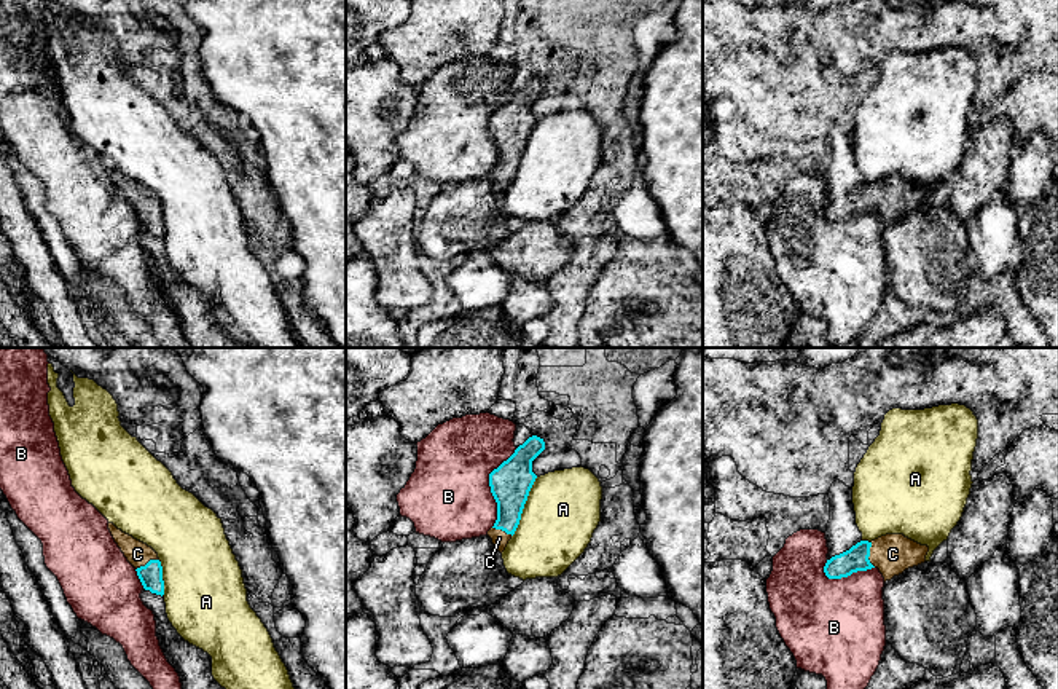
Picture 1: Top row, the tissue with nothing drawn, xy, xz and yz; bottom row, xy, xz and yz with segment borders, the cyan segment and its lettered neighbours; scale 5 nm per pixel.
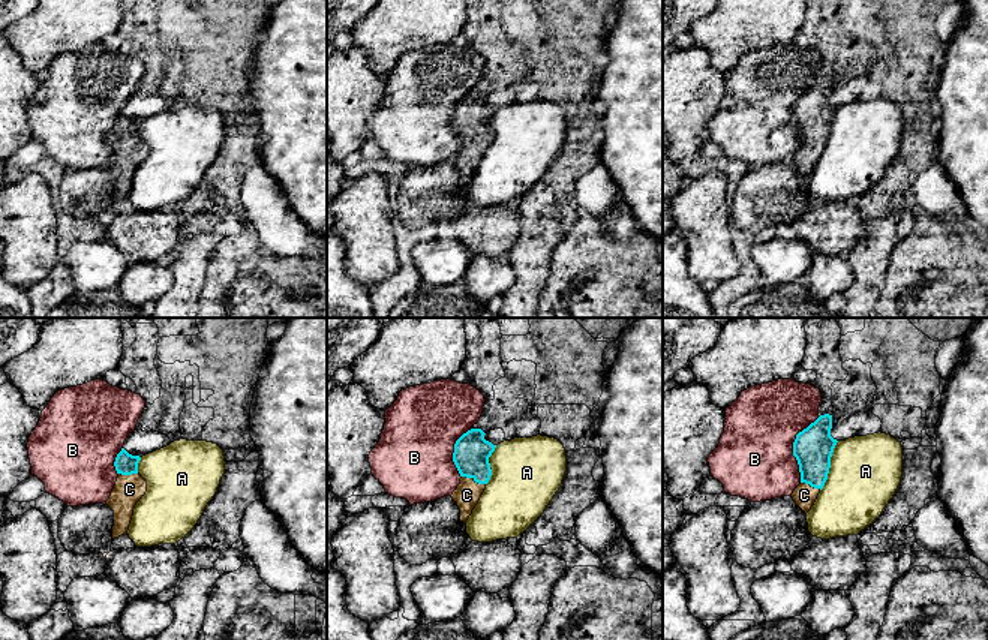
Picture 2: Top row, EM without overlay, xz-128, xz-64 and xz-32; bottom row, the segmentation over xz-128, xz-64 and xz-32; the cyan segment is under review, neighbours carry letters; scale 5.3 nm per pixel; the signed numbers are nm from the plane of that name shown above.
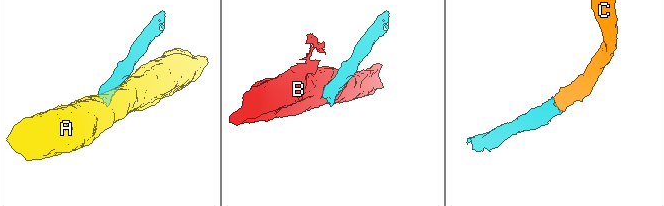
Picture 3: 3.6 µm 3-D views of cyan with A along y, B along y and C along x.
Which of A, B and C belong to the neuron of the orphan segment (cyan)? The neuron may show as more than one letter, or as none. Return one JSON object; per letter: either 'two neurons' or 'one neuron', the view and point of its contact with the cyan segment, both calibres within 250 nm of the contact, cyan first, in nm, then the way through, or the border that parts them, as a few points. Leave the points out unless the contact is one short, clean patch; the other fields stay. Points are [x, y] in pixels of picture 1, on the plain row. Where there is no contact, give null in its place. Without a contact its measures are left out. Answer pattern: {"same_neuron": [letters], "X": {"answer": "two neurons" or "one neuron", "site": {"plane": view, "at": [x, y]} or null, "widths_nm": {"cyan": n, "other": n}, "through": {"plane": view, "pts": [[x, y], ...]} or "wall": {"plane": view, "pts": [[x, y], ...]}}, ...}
{"same_neuron": ["C"], "A": {"answer": "two neurons", "site": {"plane": "xz", "at": [523, 150]}, "widths_nm": {"cyan": 200, "other": 380}}, "B": {"answer": "two neurons", "site": {"plane": "xz", "at": [489, 128]}, "widths_nm": {"cyan": 200, "other": 440}}, "C": {"answer": "one neuron", "site": {"plane": "yz", "at": [869, 198]}, "widths_nm": {"cyan": 120, "other": 200}, "through": {"plane": "yz", "pts": [[856, 201], [869, 198], [893, 196]]}}}

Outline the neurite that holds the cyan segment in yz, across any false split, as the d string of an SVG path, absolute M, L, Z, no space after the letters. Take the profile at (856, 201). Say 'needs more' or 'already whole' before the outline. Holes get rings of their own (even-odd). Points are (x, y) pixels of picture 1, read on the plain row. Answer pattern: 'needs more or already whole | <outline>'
needs more | M886 177L872 185L860 183L849 193L832 199L824 209L829 222L848 220L857 214L878 211L886 223L905 212L926 204L927 188L921 188L903 177Z

